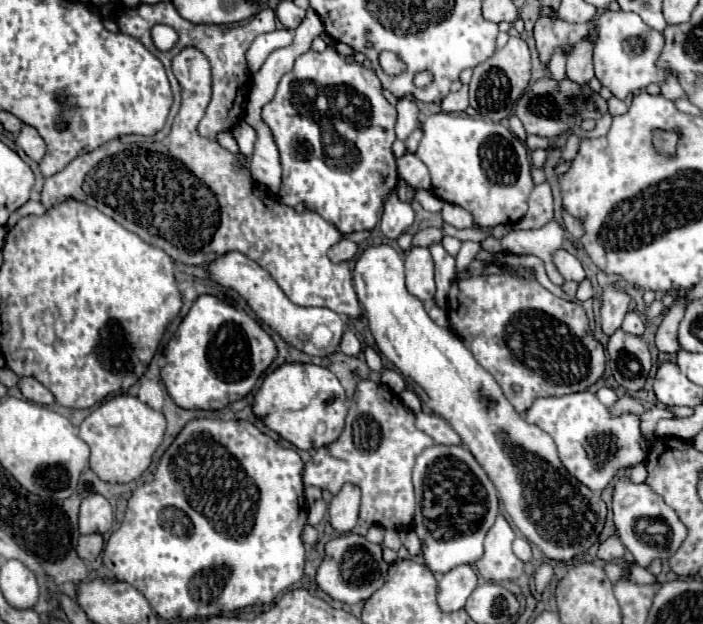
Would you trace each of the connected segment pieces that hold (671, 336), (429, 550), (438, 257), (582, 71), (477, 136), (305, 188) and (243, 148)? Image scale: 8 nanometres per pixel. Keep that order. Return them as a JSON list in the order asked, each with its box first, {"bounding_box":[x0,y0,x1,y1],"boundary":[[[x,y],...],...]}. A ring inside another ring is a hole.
[{"bounding_box":[655,292,687,354],"boundary":[[[677,292],[676,299],[679,303],[674,303],[670,307],[669,314],[657,328],[657,336],[655,336],[655,346],[659,348],[659,352],[667,352],[667,354],[677,354],[681,350],[681,346],[677,342],[677,328],[679,328],[687,303],[683,303],[684,300]]]},{"bounding_box":[413,444,499,572],"boundary":[[[435,444],[425,448],[413,468],[417,510],[413,528],[423,542],[425,564],[433,572],[449,572],[459,564],[475,564],[483,554],[483,540],[499,514],[497,490],[465,446]]]},{"bounding_box":[429,242,455,308],"boundary":[[[439,242],[433,244],[433,246],[429,246],[429,252],[431,252],[433,262],[435,262],[435,282],[437,282],[435,304],[441,306],[441,308],[445,308],[449,286],[455,280],[455,258],[449,256]]]},{"bounding_box":[567,40,593,84],"boundary":[[[585,40],[575,46],[575,50],[567,56],[567,78],[577,84],[585,84],[593,78],[593,42]]]},{"bounding_box":[415,112,533,228],"boundary":[[[447,112],[431,114],[431,116],[427,116],[427,118],[423,120],[423,140],[421,140],[421,144],[419,144],[419,148],[417,148],[415,154],[417,154],[417,156],[427,164],[427,168],[429,168],[431,184],[433,184],[433,194],[435,194],[437,198],[445,200],[445,202],[451,202],[451,204],[457,204],[457,206],[469,210],[469,212],[473,214],[475,226],[479,226],[479,228],[493,228],[493,226],[497,226],[497,224],[515,224],[515,222],[519,222],[519,220],[525,216],[525,212],[527,212],[527,198],[529,198],[529,194],[531,194],[531,190],[533,190],[533,180],[531,180],[531,174],[529,174],[531,162],[529,162],[525,144],[523,144],[509,128],[505,128],[503,124],[495,124],[495,122],[489,122],[489,120],[483,120],[483,118],[471,118],[471,116],[463,116],[463,114],[447,114]]]},{"bounding_box":[263,44,399,234],"boundary":[[[329,44],[325,52],[309,50],[299,56],[293,70],[281,78],[275,98],[263,106],[263,122],[275,138],[283,166],[283,184],[279,190],[281,202],[287,206],[303,202],[309,210],[321,214],[327,222],[333,222],[341,234],[371,230],[381,218],[385,198],[399,182],[395,156],[391,152],[395,120],[397,112],[383,96],[381,80],[373,68],[349,64],[337,52],[335,44]]]},{"bounding_box":[231,119,256,158],"boundary":[[[241,119],[231,132],[235,140],[237,140],[237,144],[239,144],[239,152],[249,158],[254,150],[256,131]]]}]

